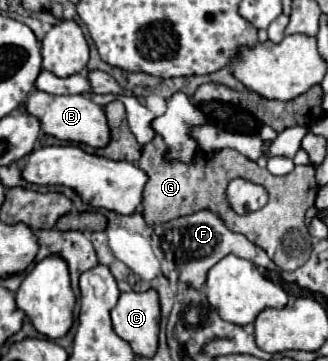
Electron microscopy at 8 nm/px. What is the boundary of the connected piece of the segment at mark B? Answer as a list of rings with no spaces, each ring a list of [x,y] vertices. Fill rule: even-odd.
[[[35,91],[27,97],[27,111],[41,121],[41,129],[61,141],[85,143],[89,147],[105,147],[109,143],[109,127],[103,107],[95,105],[89,95],[49,95]]]

